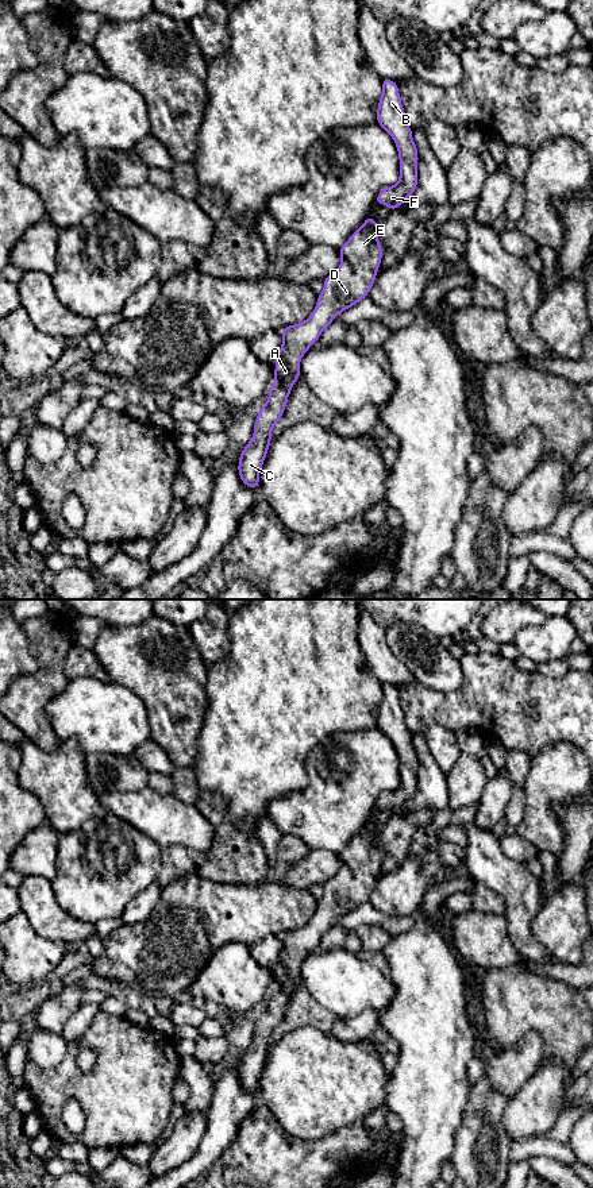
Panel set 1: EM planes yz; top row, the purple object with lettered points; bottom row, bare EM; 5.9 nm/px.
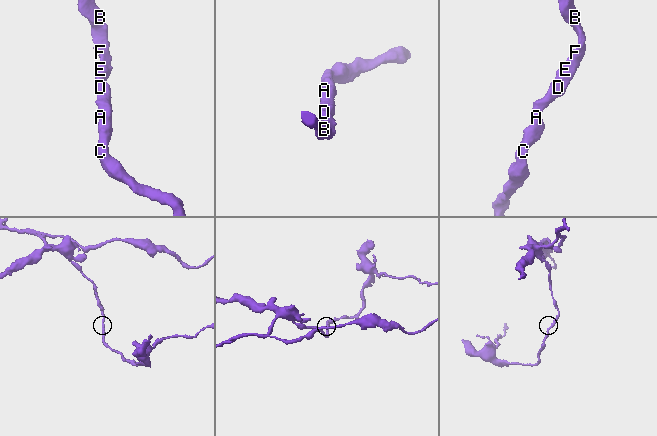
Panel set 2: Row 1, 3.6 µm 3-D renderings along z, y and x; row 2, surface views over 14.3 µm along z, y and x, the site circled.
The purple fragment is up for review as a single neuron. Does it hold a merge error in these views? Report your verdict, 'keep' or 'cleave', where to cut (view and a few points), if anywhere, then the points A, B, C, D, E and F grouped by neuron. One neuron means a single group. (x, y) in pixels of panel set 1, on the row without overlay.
keep; cut none; groups A B C D E F

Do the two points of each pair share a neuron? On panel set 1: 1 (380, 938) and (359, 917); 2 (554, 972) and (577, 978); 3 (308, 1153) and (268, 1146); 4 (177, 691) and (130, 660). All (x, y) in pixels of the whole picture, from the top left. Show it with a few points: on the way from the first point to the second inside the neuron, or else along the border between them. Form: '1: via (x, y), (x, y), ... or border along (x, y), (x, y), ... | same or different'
1: border along (354, 928), (359, 925), (380, 925), (391, 937) | different
2: via (559, 972), (572, 975) | same
3: via (299, 1153), (277, 1153) | same
4: via (165, 679), (142, 660) | same

